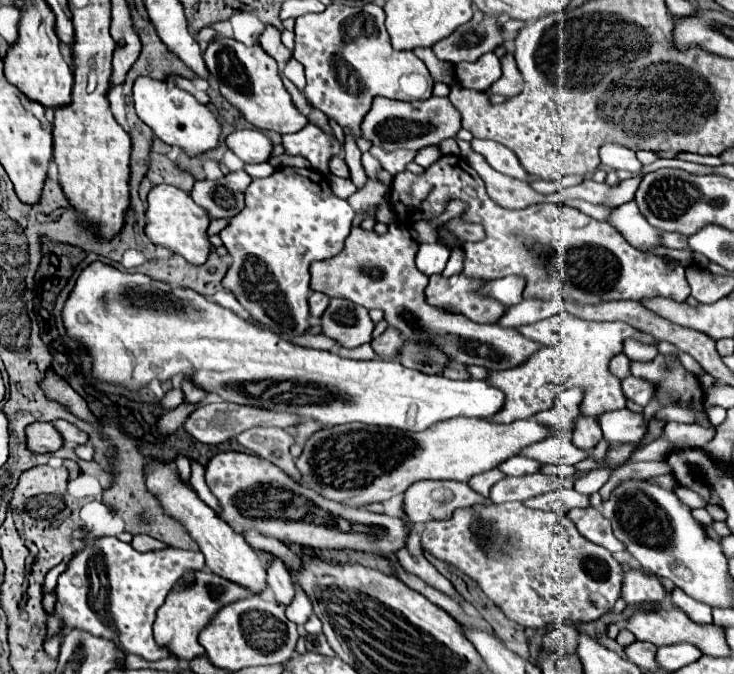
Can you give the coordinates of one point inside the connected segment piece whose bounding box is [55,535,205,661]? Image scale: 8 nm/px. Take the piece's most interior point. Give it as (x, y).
(109, 589)

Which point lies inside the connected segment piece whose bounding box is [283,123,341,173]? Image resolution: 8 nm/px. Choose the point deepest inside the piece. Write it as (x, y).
(311, 142)

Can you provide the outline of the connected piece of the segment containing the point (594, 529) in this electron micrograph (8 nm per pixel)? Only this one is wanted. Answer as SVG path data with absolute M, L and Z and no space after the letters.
M595 507L571 509L571 513L567 513L567 517L575 523L579 533L585 539L589 539L591 543L597 543L597 545L609 549L611 553L627 551L627 547L623 547L617 541L617 537L611 531L611 523L607 523L607 517L603 517L603 513L599 513L599 509L595 509Z

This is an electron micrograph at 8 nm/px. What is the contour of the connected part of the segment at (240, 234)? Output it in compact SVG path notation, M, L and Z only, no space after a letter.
M283 167L275 169L271 177L253 179L245 193L243 211L231 217L229 225L219 233L223 245L233 257L227 277L223 277L223 287L237 297L237 301L251 313L257 323L273 329L277 323L285 333L289 333L289 329L295 329L297 335L305 333L309 327L309 267L313 261L333 257L335 253L339 253L339 249L343 249L345 239L351 231L351 221L353 207L345 199L333 195L325 177L317 177L317 183L313 183L309 177L303 177L299 169Z

